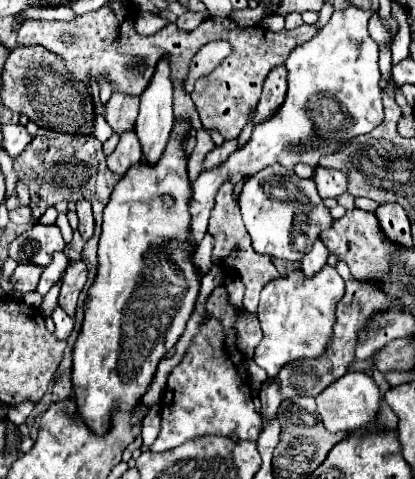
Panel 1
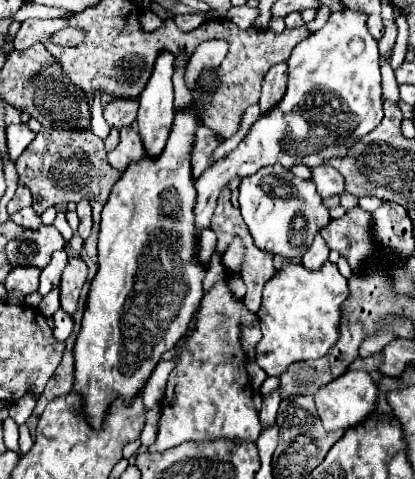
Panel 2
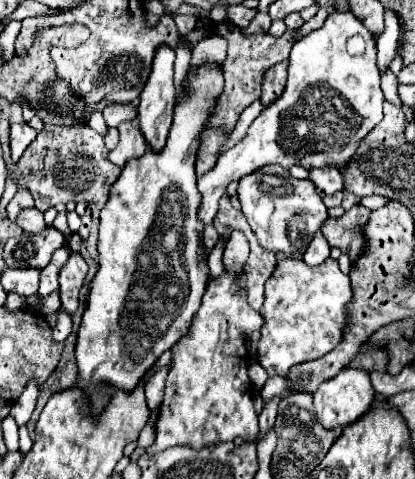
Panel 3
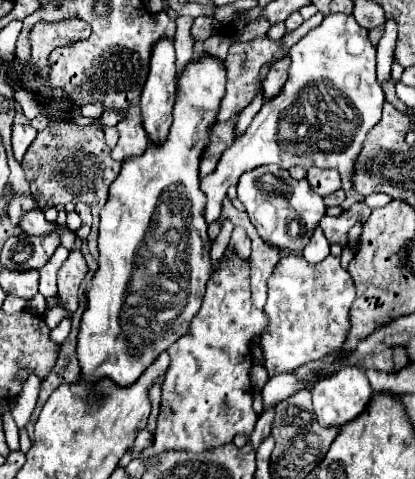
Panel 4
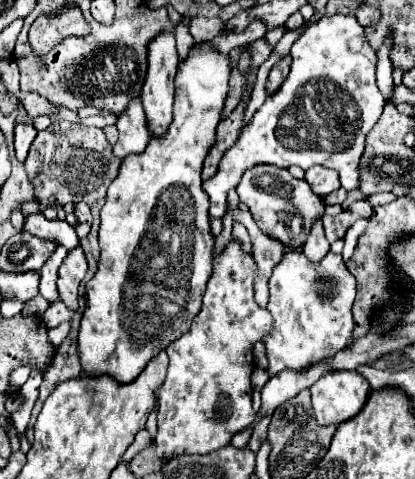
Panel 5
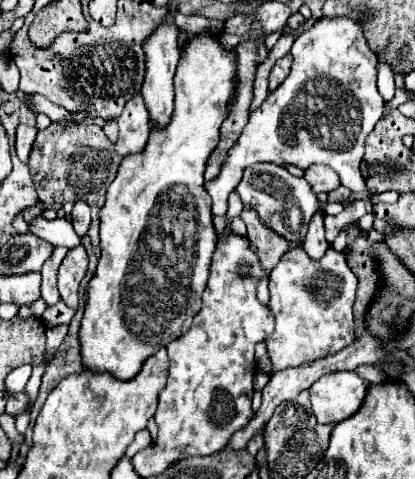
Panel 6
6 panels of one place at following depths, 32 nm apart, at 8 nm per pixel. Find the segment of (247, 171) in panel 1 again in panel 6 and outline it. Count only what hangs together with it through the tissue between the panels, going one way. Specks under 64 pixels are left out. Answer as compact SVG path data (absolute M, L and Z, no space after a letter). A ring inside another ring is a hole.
M322 18L322 20L318 20L310 30L304 30L294 40L292 56L294 56L294 64L292 64L288 78L276 90L268 92L262 106L250 114L246 128L242 130L240 138L228 152L228 160L224 162L220 176L216 180L204 184L208 194L212 196L212 214L214 216L226 214L228 196L240 182L242 170L256 162L272 162L272 164L280 164L280 166L294 164L302 170L306 170L312 164L324 164L340 176L342 186L350 188L352 192L368 194L368 188L364 188L364 178L360 174L360 162L364 158L364 142L384 112L384 100L376 88L378 58L368 48L360 26L352 18Z

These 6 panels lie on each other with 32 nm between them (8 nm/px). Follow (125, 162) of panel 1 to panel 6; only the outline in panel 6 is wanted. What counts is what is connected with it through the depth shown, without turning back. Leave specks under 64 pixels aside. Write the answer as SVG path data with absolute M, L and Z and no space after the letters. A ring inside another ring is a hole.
M140 94L128 100L118 118L118 126L120 126L120 136L116 140L116 152L126 156L144 150L150 132L150 116Z

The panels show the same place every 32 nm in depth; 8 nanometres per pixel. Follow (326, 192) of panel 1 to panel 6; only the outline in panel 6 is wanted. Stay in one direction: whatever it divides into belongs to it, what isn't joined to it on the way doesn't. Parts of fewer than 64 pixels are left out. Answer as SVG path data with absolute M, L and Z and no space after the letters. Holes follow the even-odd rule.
M320 164L310 166L310 168L304 172L304 178L308 180L312 192L316 192L316 194L318 194L318 192L330 192L330 190L334 190L334 188L340 186L340 180L338 180L336 172L332 172L332 170L326 168L326 166L320 166Z

